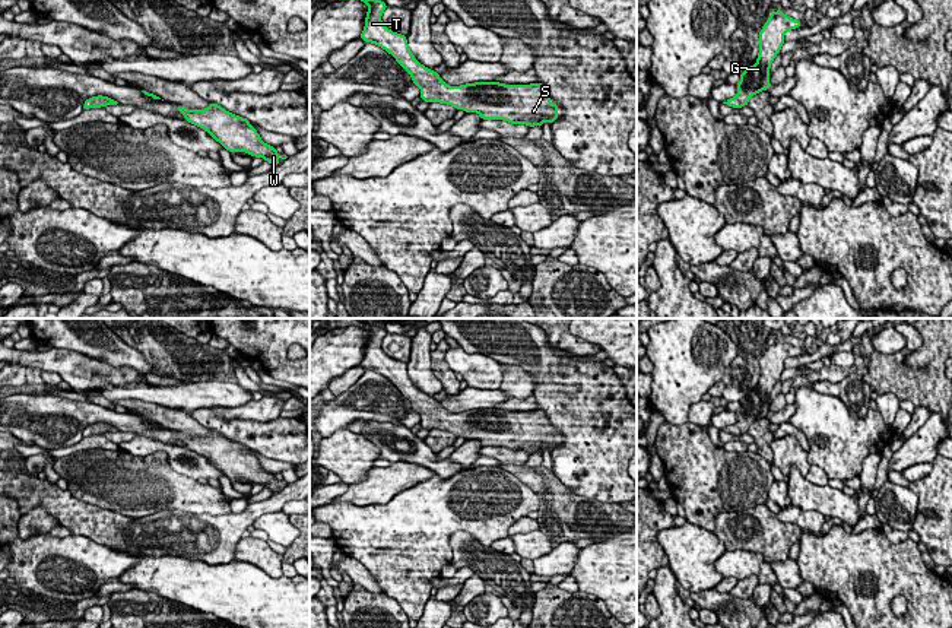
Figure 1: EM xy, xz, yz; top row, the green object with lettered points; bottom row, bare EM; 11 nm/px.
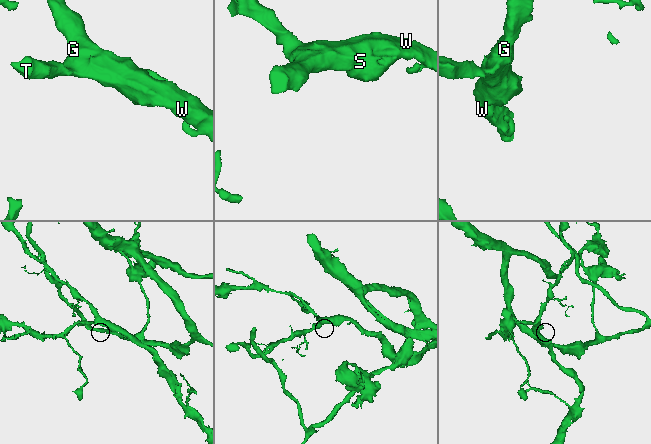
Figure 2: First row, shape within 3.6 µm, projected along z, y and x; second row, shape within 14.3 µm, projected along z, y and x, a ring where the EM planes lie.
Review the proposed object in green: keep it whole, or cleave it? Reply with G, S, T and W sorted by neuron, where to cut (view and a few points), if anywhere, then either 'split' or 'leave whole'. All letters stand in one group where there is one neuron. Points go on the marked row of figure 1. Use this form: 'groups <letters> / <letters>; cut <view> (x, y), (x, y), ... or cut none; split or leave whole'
groups G S T W; cut none; leave whole

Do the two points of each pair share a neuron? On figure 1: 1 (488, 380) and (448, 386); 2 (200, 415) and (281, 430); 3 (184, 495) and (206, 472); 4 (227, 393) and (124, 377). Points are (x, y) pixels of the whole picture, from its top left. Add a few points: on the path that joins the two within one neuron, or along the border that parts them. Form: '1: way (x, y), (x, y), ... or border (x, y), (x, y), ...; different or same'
1: border (448, 348), (444, 361), (454, 373); different
2: way (221, 425), (238, 431), (260, 431); same
3: border (168, 462), (177, 472), (197, 481); different
4: way (202, 395), (156, 395), (149, 387); same

